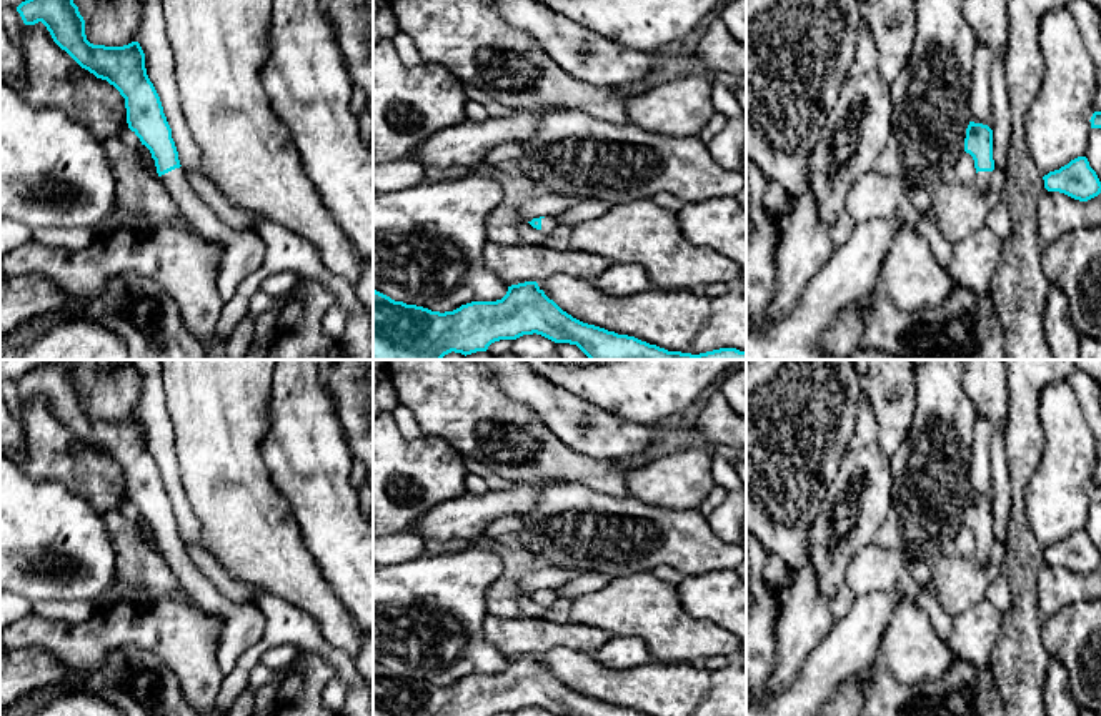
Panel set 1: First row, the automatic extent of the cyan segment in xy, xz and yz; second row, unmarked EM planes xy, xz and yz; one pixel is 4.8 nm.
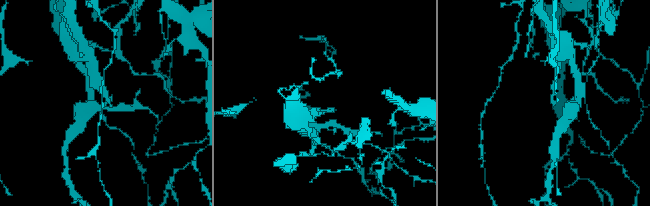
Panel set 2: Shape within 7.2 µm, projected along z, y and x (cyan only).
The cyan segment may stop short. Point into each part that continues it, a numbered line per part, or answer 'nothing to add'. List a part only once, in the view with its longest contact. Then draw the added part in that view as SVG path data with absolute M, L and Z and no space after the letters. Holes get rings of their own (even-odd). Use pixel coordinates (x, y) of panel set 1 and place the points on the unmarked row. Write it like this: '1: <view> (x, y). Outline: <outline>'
1: xy (244, 625). Outline: M182 539L160 551L197 606L223 618L217 663L222 674L228 676L240 651L257 644L263 638L267 624L265 614L257 604L228 599L190 559Z

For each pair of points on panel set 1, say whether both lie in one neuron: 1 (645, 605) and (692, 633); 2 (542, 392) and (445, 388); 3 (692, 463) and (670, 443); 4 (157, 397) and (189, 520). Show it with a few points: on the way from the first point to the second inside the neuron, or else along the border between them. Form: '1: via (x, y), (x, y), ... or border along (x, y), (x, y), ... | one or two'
1: via (657, 616), (673, 633), (680, 633) | one
2: border along (495, 377), (512, 398), (523, 402), (535, 412) | two
3: border along (712, 457), (703, 450), (680, 450), (642, 467) | two
4: via (159, 427), (160, 443), (175, 490) | one

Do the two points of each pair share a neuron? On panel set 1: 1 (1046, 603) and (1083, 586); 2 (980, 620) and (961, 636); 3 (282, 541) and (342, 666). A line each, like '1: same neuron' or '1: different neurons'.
1: same neuron
2: same neuron
3: different neurons

